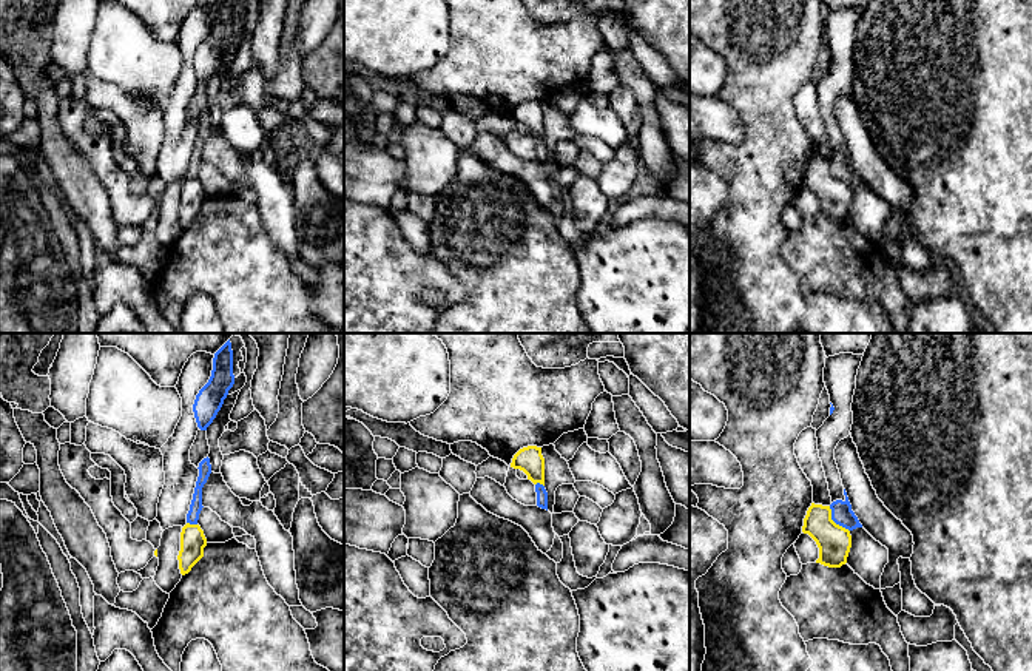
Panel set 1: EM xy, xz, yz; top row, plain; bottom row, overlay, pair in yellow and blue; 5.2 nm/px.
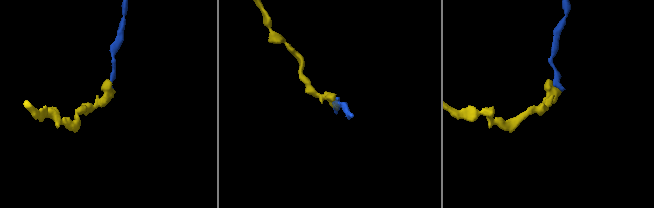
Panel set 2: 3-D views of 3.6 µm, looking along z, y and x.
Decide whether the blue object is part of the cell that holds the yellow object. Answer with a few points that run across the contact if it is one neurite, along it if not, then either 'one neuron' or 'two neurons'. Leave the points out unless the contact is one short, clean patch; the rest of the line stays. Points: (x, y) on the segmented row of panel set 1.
line yz (829, 506), (830, 517), (849, 531); two neurons

